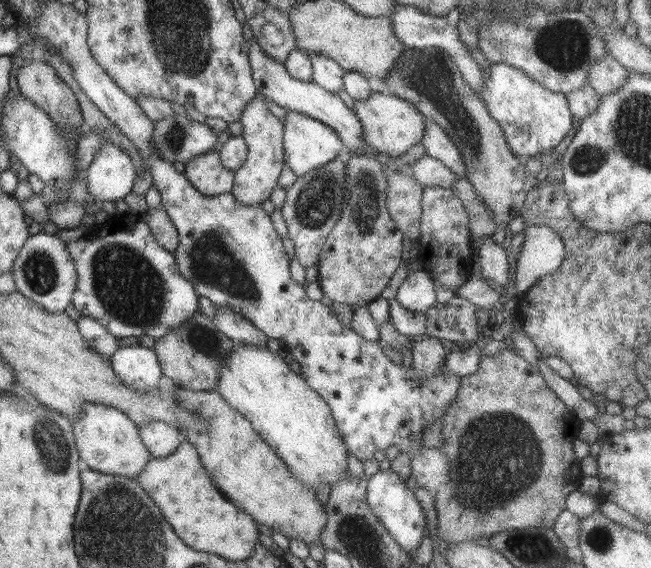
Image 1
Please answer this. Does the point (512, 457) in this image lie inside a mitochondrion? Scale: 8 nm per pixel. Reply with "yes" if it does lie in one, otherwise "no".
yes

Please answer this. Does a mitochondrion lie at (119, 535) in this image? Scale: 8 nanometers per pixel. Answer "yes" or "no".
yes

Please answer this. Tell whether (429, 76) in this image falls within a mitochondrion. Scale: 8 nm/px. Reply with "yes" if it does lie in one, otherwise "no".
yes

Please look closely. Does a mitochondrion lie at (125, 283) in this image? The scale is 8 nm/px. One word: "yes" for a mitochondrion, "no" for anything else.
yes

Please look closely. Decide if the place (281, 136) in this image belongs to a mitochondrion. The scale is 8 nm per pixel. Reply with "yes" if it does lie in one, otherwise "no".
no

